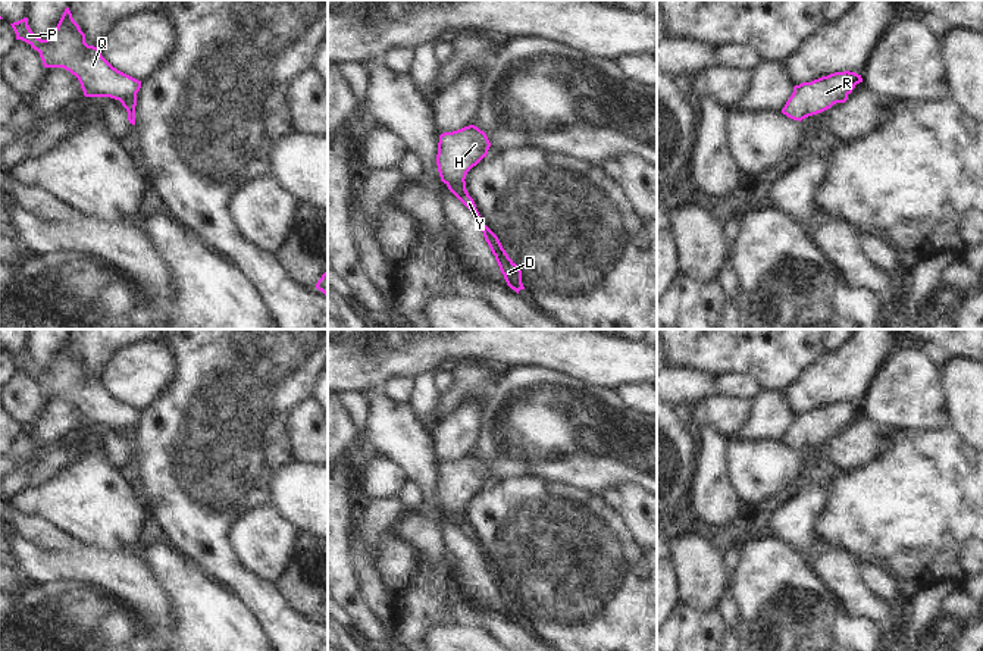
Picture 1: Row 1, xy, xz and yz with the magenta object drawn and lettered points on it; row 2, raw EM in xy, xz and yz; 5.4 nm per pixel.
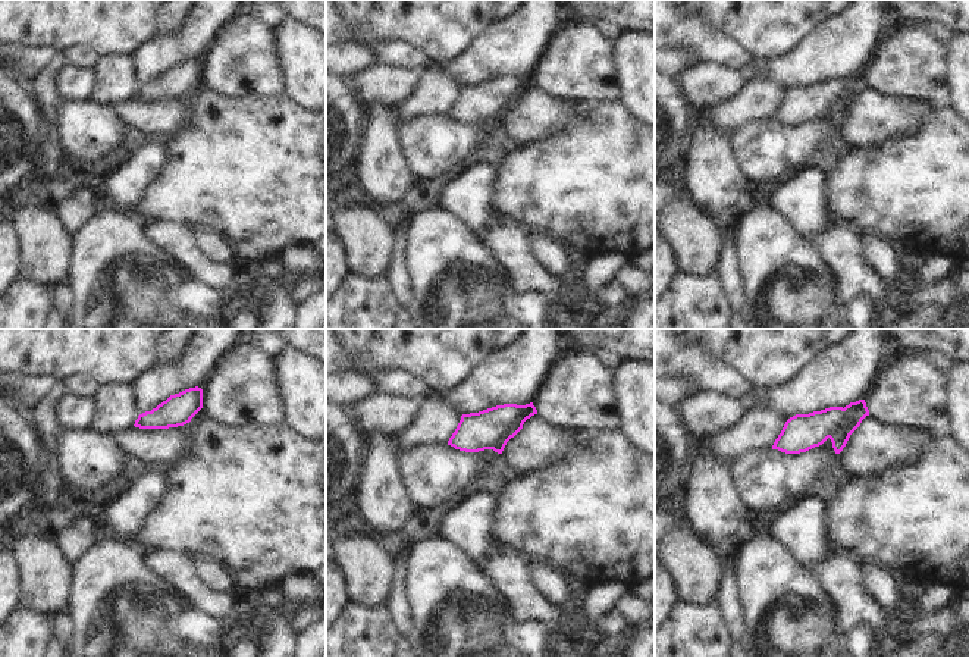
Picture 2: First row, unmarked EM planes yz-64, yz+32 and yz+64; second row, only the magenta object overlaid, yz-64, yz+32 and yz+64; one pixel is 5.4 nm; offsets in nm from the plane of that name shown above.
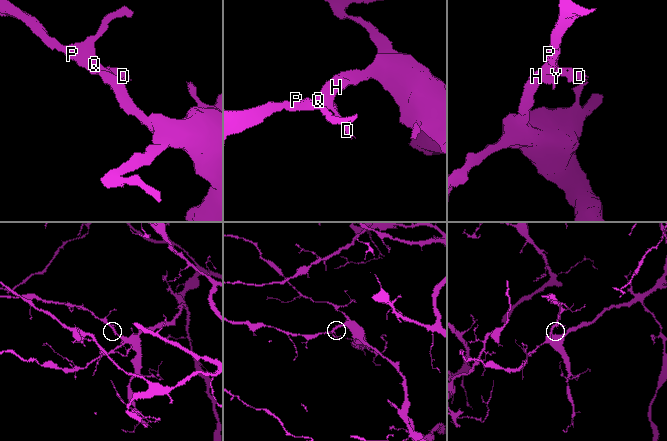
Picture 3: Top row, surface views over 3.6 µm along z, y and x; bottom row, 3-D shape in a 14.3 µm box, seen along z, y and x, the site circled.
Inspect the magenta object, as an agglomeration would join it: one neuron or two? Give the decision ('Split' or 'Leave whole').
Split.

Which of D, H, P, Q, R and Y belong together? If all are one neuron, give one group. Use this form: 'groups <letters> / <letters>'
groups D Y / H P Q R

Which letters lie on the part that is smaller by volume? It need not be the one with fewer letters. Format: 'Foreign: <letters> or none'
Foreign: D, Y.

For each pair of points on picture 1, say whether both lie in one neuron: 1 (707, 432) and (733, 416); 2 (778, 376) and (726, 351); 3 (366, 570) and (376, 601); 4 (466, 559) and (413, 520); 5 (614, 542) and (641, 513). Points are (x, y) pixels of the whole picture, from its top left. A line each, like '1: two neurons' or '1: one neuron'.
1: two neurons
2: one neuron
3: one neuron
4: two neurons
5: two neurons

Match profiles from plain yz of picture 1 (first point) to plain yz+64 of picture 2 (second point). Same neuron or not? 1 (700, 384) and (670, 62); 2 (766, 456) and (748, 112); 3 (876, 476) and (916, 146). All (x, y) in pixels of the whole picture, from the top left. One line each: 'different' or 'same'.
1: same
2: different
3: same

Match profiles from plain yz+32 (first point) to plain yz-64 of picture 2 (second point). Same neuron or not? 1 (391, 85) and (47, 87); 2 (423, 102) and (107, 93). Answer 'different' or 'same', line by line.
1: different
2: same

